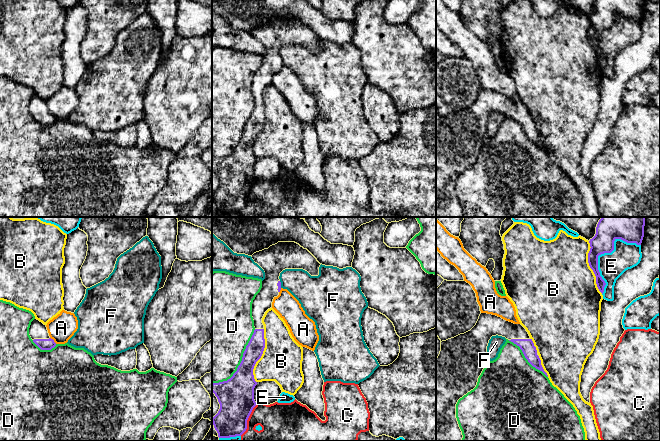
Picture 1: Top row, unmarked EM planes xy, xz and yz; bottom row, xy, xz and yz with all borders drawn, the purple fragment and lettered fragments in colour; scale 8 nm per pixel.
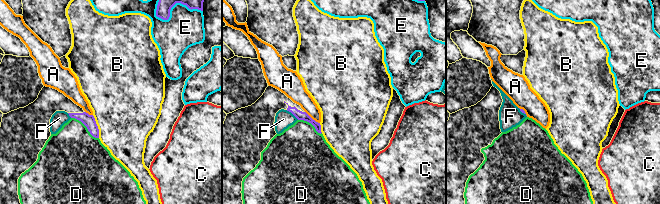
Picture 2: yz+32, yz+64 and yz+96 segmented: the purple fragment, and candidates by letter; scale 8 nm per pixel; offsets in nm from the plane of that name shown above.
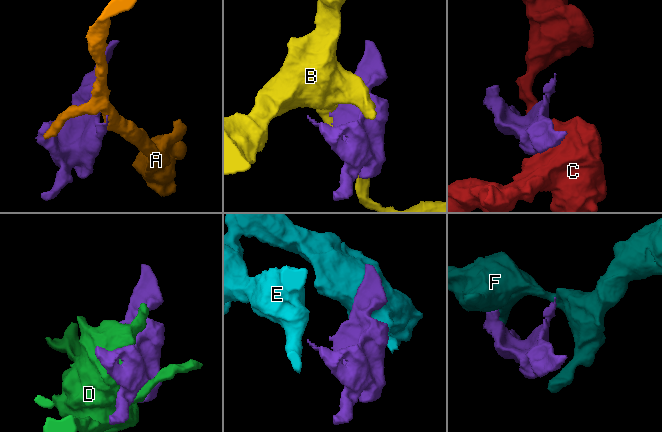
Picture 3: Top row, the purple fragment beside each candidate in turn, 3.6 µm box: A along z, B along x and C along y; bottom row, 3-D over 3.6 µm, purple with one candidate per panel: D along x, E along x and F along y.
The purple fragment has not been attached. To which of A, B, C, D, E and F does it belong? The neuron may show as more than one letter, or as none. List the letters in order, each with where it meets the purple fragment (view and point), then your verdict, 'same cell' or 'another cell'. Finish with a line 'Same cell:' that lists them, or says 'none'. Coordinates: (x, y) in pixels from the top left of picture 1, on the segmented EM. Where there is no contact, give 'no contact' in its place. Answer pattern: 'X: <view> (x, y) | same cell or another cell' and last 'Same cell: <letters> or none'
A: xy (53, 340) | another cell
B: xz (261, 355) | another cell
C: xz (247, 419) | another cell
D: xz (241, 362) | another cell
E: yz (603, 253) | another cell
F: xz (280, 284) | another cell
Same cell: none

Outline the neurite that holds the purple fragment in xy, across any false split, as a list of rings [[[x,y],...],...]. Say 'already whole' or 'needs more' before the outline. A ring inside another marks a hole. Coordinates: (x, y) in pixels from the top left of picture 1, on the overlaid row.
needs more | [[[34,319],[31,322],[29,328],[29,335],[33,342],[41,350],[51,350],[56,346],[56,343],[53,339],[50,338],[46,325],[40,322],[37,319]]]

